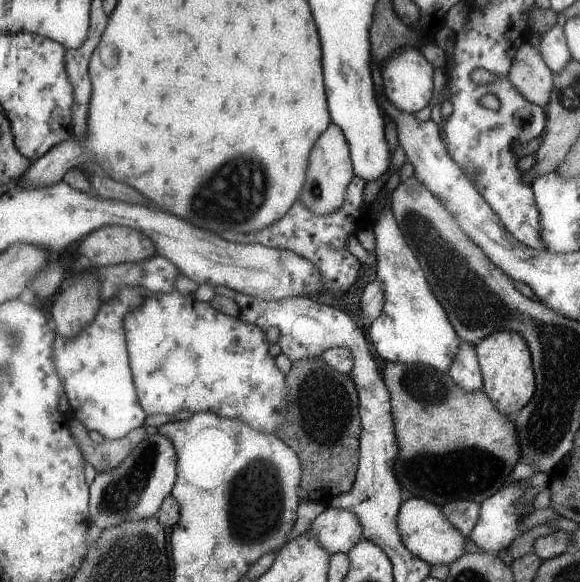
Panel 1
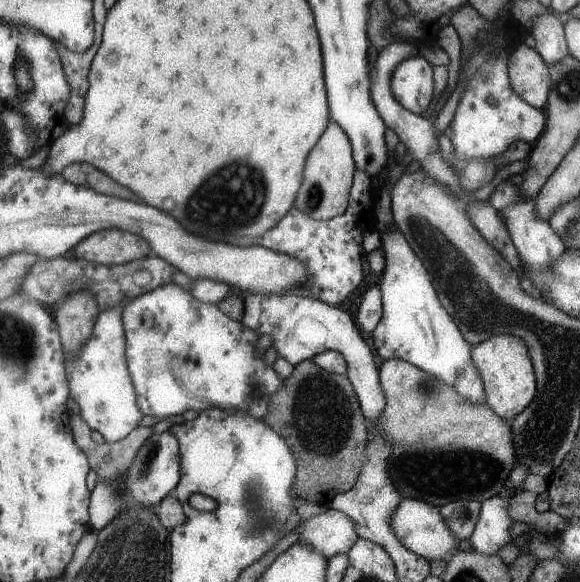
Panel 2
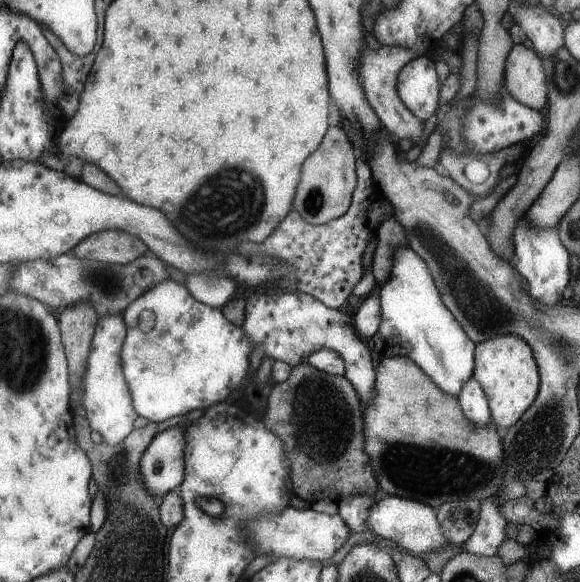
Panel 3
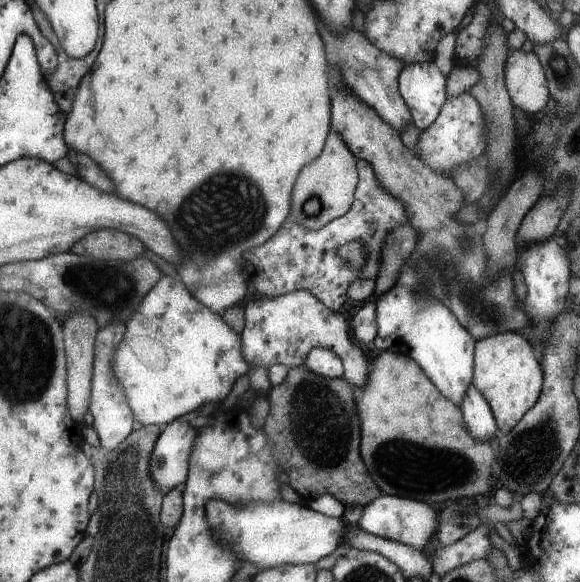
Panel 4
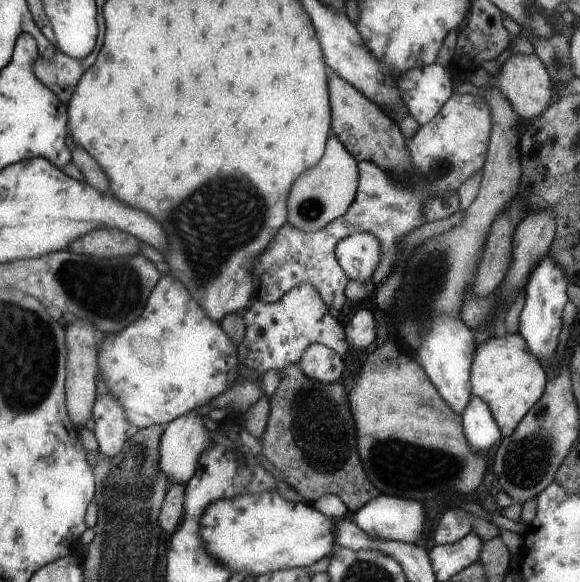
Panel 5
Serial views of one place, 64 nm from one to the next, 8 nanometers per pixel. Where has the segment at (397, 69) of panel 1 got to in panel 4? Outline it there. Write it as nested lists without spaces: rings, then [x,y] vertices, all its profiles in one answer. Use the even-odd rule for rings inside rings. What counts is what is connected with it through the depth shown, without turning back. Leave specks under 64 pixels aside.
[[[431,62],[407,64],[399,72],[399,94],[411,112],[413,126],[423,132],[441,112],[445,98],[445,80],[437,66]]]

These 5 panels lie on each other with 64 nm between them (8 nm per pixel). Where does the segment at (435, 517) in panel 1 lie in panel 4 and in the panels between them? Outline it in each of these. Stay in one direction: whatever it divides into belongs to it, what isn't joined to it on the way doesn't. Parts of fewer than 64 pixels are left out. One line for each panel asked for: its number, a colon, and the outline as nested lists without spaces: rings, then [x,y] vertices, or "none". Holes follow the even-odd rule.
2: [[[403,498],[395,512],[389,516],[391,528],[395,538],[401,542],[401,546],[405,546],[407,550],[411,550],[413,554],[429,560],[429,562],[449,562],[459,550],[457,550],[457,538],[451,534],[451,530],[445,526],[445,520],[439,514],[439,508],[423,502],[423,500],[413,500],[413,498]]]
3: [[[397,496],[377,498],[375,506],[371,506],[371,510],[369,510],[367,526],[371,532],[375,532],[379,538],[383,538],[383,542],[393,542],[403,552],[423,554],[423,552],[433,552],[437,548],[449,546],[439,528],[437,510],[423,502],[415,502],[415,500],[407,500],[407,498],[397,498]]]
4: [[[381,494],[363,508],[363,514],[359,518],[359,528],[371,536],[399,542],[399,544],[411,546],[415,550],[423,550],[427,544],[431,544],[435,540],[435,536],[433,536],[437,532],[435,520],[437,518],[435,518],[431,506],[425,502],[415,502],[415,500],[407,500],[407,498],[399,498],[399,496]]]

